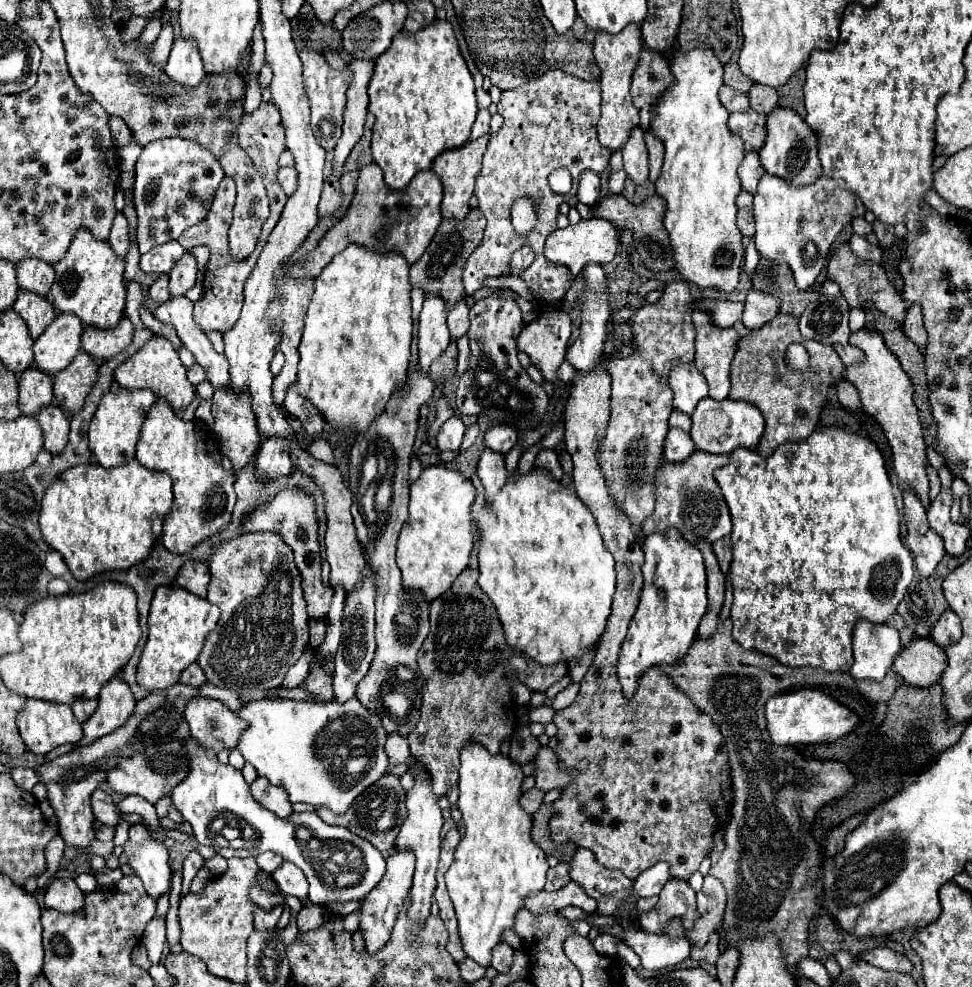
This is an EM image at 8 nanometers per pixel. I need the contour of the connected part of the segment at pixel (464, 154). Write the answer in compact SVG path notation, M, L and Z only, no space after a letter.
M489 134L477 138L477 140L469 140L467 144L459 146L459 148L453 148L453 150L445 150L441 152L435 160L433 160L433 172L441 178L443 182L443 202L441 202L441 212L443 212L443 218L455 218L455 220L461 220L467 216L469 212L469 198L473 194L473 186L475 186L475 180L481 172L481 164L483 164L483 156L485 156L485 150L487 150L487 142L489 142Z

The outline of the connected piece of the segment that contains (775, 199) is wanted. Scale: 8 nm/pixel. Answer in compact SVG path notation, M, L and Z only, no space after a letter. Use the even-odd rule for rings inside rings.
M767 172L761 176L757 192L753 196L753 214L755 214L755 246L759 254L777 264L789 264L793 270L795 282L799 290L807 290L815 284L829 248L841 228L851 222L855 216L865 214L865 206L859 196L843 184L843 180L821 176L815 184L809 186L793 186L779 176L769 176ZM813 242L817 246L817 256L807 260L805 246Z

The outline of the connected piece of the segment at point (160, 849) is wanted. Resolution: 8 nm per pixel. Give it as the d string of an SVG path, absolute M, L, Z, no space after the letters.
M151 832L149 840L137 844L127 840L123 844L123 854L129 856L129 866L133 868L135 876L141 878L145 892L153 898L163 896L169 892L169 852L163 844L163 838Z

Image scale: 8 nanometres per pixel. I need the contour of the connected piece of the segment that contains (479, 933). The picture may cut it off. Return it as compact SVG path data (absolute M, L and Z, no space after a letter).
M469 740L461 750L459 774L457 806L463 814L465 834L455 850L455 860L445 880L465 954L489 968L491 950L499 944L501 932L513 928L513 918L523 906L523 898L543 890L549 864L547 854L531 838L533 816L519 804L523 794L521 782L525 778L519 764L505 754L493 756L479 742Z

